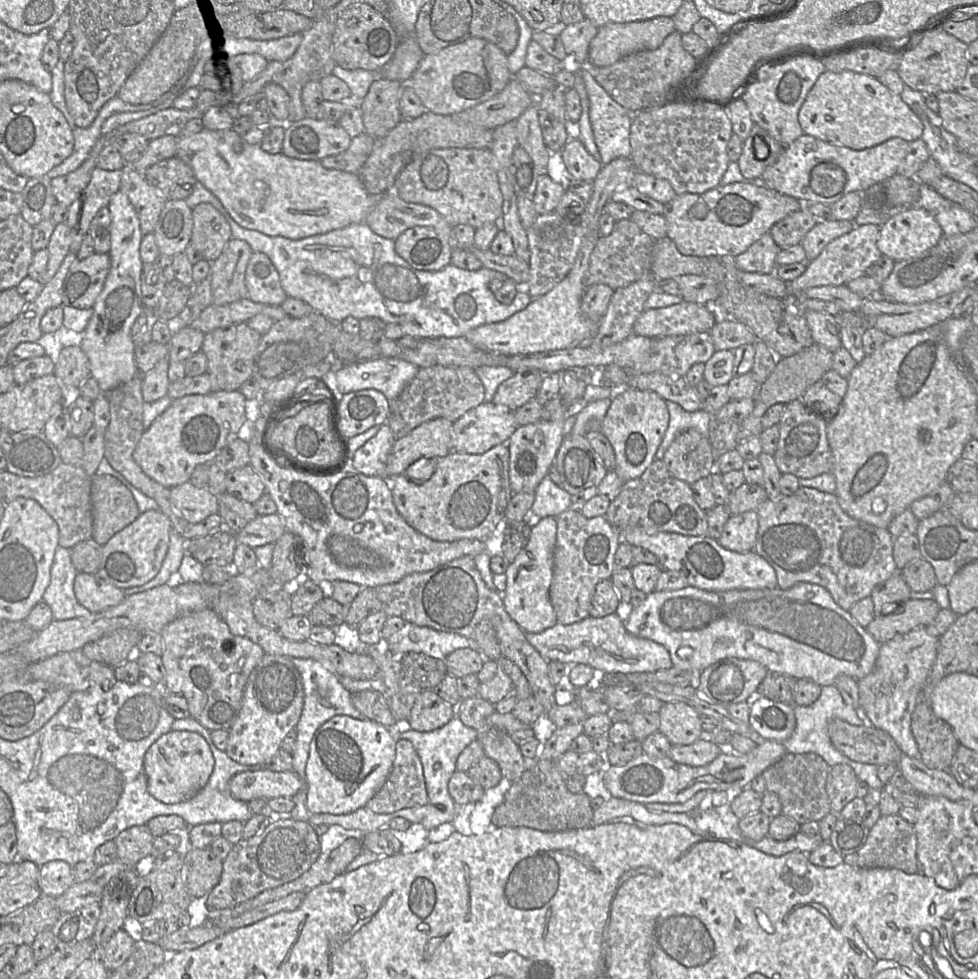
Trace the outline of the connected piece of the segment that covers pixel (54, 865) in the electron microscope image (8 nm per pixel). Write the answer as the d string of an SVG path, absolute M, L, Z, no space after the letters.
M61 860L48 862L39 868L38 883L43 896L57 897L75 883L72 866Z

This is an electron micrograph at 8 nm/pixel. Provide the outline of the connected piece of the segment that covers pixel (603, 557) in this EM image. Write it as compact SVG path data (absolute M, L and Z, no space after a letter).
M568 509L554 518L557 535L549 598L557 623L568 625L590 616L590 600L595 586L611 578L615 570L614 556L622 538L605 516L587 518L579 509Z

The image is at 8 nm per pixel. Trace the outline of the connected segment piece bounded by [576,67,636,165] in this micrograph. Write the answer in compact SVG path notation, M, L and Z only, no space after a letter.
M578 68L585 84L585 89L589 99L589 121L592 128L594 140L601 156L601 164L605 165L620 157L629 157L631 154L630 126L634 114L622 105L617 103L594 79L591 68Z

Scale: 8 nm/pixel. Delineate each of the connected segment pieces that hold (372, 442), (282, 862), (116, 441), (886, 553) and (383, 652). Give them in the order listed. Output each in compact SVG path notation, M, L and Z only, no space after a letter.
M388 424L380 425L377 433L354 452L352 468L364 475L385 479L386 461L395 440Z
M282 818L271 822L259 835L234 844L223 861L220 881L206 897L210 911L232 908L266 890L289 883L305 873L321 854L320 837L308 821Z
M137 372L130 381L123 383L112 390L105 391L109 404L110 421L104 432L104 458L113 469L119 472L135 488L155 500L159 505L159 509L169 518L173 529L186 540L205 536L213 531L224 529L223 520L218 513L212 514L202 522L196 524L188 522L175 510L171 503L170 488L161 485L147 476L135 462L133 452L145 431L143 426L144 400L141 391L142 376L143 374Z
M801 486L793 494L783 497L781 500L766 500L757 510L758 532L753 551L763 557L775 570L777 576L777 587L789 589L799 583L812 583L824 587L832 596L833 600L844 610L849 611L859 600L870 596L872 590L879 583L887 580L899 572L893 559L894 537L887 528L879 528L866 522L850 517L840 506L837 496L834 493L827 493L815 488Z
M381 639L380 643L376 645L368 644L367 647L368 656L370 656L378 666L378 673L373 679L356 680L347 676L338 676L338 678L342 686L350 693L365 690L375 690L381 693L398 722L407 722L411 709L417 697L423 690L407 673L405 668L402 666L399 657L394 656L388 651L385 647L384 641L385 640Z

